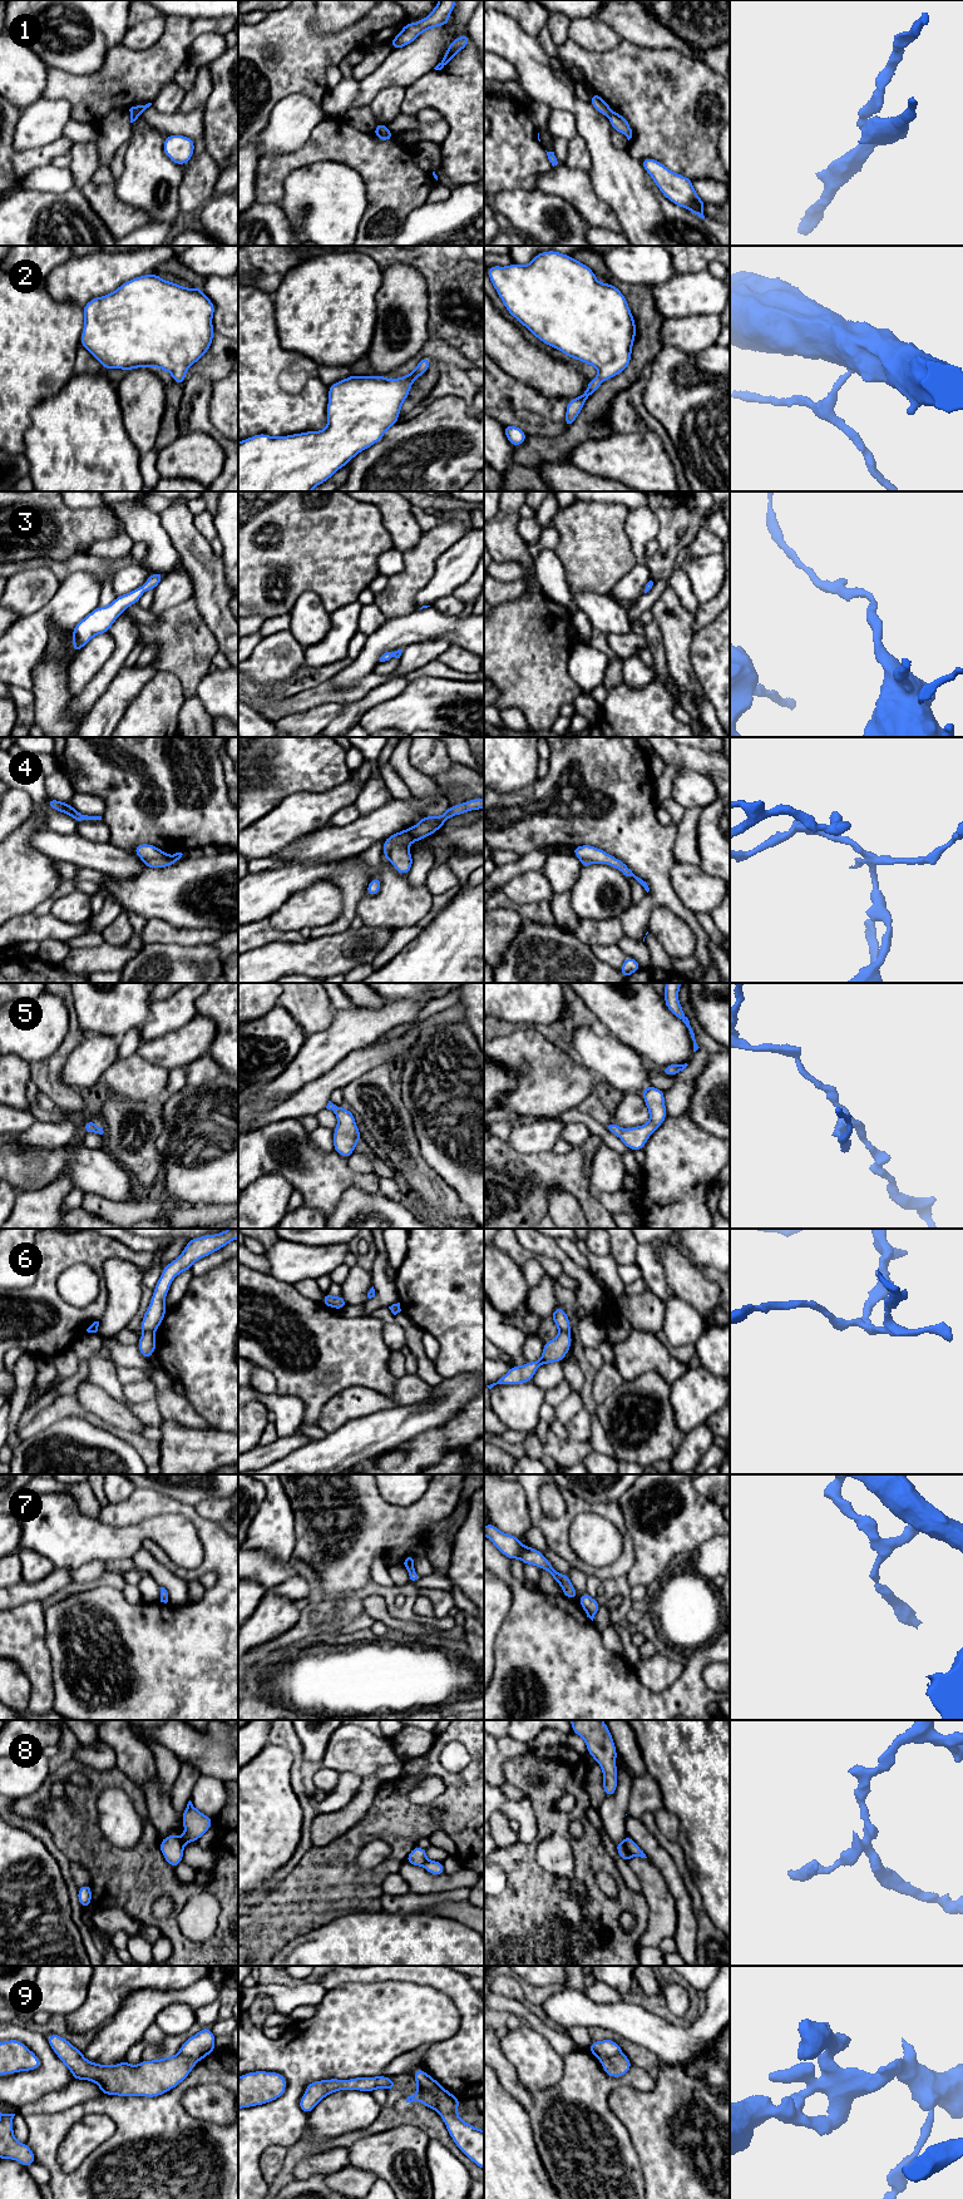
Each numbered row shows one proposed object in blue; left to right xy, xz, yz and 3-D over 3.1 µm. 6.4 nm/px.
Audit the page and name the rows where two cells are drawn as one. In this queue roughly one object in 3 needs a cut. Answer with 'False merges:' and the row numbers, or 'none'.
False merges: 1, 4, 6, 7, 8, 9

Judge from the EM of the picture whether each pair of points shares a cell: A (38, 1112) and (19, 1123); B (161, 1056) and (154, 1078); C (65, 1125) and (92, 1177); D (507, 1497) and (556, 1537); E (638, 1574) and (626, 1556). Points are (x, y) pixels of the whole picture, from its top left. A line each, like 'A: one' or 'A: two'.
A: two
B: two
C: two
D: two
E: two

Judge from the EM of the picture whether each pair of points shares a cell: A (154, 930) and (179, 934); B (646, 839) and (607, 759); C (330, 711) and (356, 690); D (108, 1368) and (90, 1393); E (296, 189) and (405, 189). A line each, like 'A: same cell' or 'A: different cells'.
A: same cell
B: same cell
C: different cells
D: different cells
E: different cells

